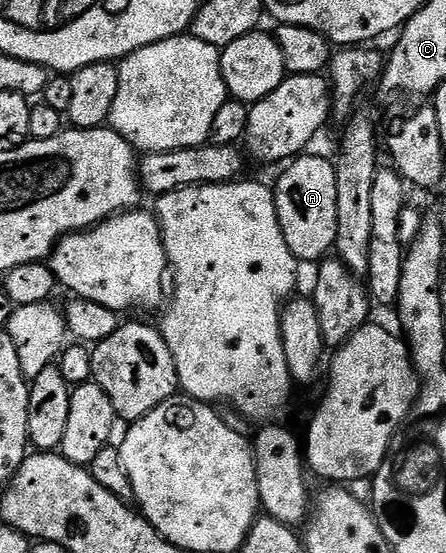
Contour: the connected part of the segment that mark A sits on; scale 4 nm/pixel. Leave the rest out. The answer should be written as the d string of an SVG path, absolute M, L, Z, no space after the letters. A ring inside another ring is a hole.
M309 153L296 157L273 189L277 220L289 252L293 252L300 263L318 264L334 251L337 240L337 172L330 157L318 158Z

